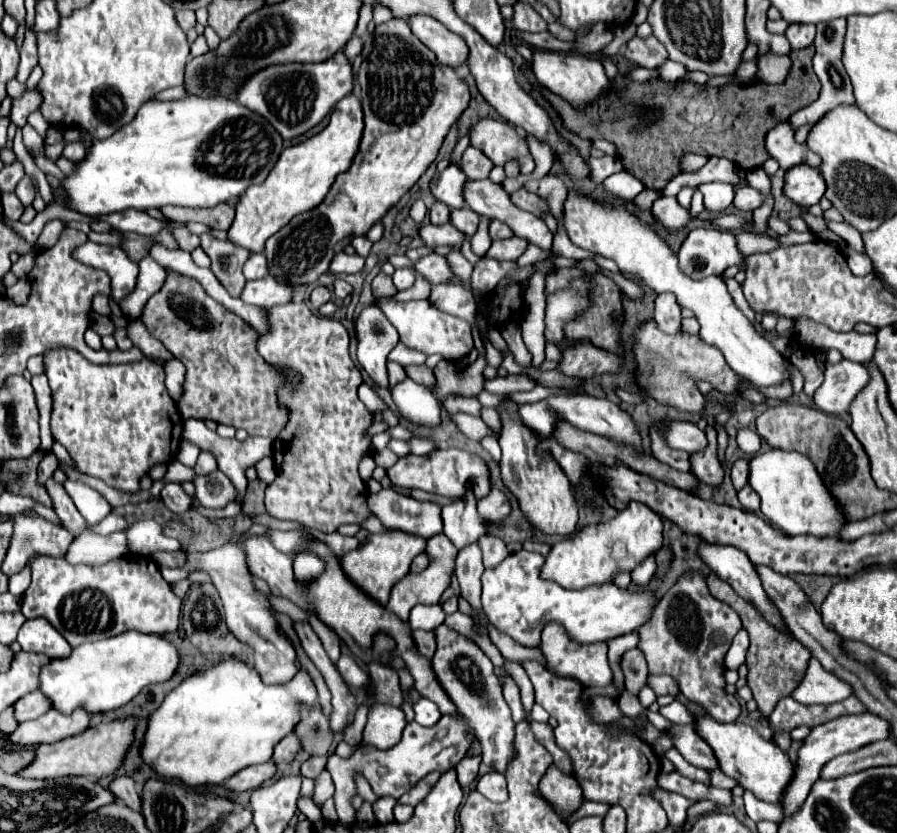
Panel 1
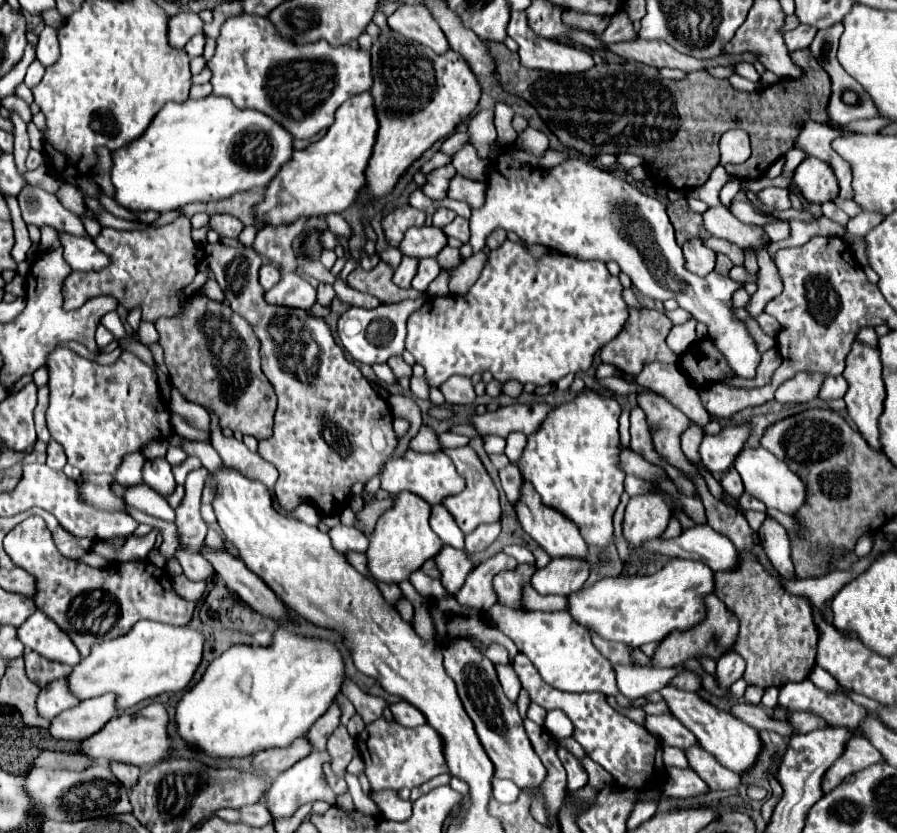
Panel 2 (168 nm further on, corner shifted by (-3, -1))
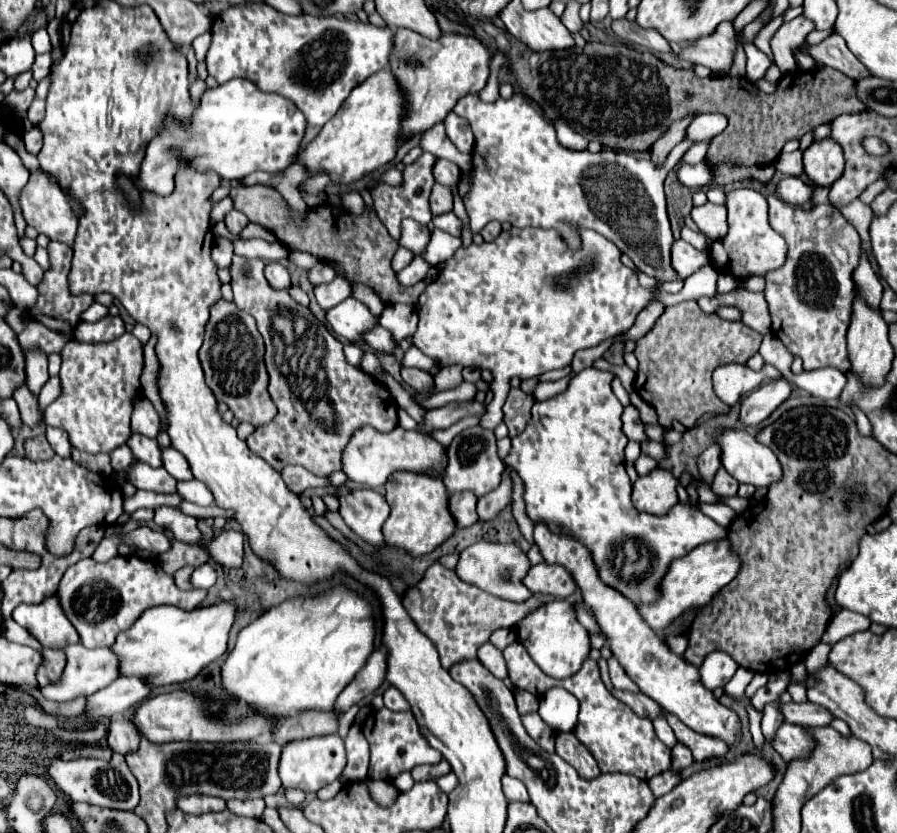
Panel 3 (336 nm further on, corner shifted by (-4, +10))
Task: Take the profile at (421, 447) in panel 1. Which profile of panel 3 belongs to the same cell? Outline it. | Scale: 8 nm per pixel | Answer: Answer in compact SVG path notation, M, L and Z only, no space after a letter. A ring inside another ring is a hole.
M473 427L461 431L453 443L447 447L449 455L449 465L447 465L447 475L443 477L443 483L449 493L453 491L471 491L475 497L483 497L501 483L501 473L503 473L503 463L497 457L497 445L495 445L495 435L493 431Z

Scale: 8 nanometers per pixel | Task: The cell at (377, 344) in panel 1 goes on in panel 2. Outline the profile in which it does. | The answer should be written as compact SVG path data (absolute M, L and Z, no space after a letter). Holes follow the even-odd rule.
M418 298L418 300L406 300L406 302L398 302L398 304L382 304L374 310L366 310L366 308L358 308L358 306L352 306L350 310L346 310L340 318L338 318L338 326L336 326L336 332L338 332L338 338L340 338L340 344L348 350L348 354L362 362L362 364L380 364L380 362L386 362L390 356L400 356L404 352L404 338L406 338L406 320L408 316L420 308L424 304L426 298ZM378 320L378 338L374 338L370 334L370 324Z

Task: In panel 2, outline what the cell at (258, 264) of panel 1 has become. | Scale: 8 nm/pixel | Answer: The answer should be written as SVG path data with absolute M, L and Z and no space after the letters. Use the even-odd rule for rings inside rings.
M264 264L264 266L260 268L260 284L264 286L264 290L274 288L278 282L280 282L280 272L278 272L278 268L276 268L274 264Z

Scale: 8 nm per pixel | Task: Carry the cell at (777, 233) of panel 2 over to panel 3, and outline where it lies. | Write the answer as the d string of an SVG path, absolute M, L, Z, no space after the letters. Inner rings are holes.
M735 189L727 193L725 203L729 215L729 233L723 239L717 239L711 247L711 261L719 273L745 279L751 275L765 275L771 269L777 269L785 261L785 239L769 225L769 205L767 199L755 189Z

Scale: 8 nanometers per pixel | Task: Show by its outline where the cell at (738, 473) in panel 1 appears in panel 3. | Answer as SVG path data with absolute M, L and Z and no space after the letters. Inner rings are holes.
M723 467L715 473L713 485L711 485L713 493L723 495L723 497L729 497L729 495L737 495L737 487L739 487L737 479L733 479L733 477L723 469Z

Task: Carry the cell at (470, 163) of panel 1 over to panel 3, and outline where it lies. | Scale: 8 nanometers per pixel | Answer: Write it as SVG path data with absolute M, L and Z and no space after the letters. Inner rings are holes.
M449 113L443 123L445 123L447 135L453 141L453 145L461 153L471 153L473 147L475 147L475 135L473 135L471 125L467 123L467 119L463 119L463 117L455 115L455 113Z

